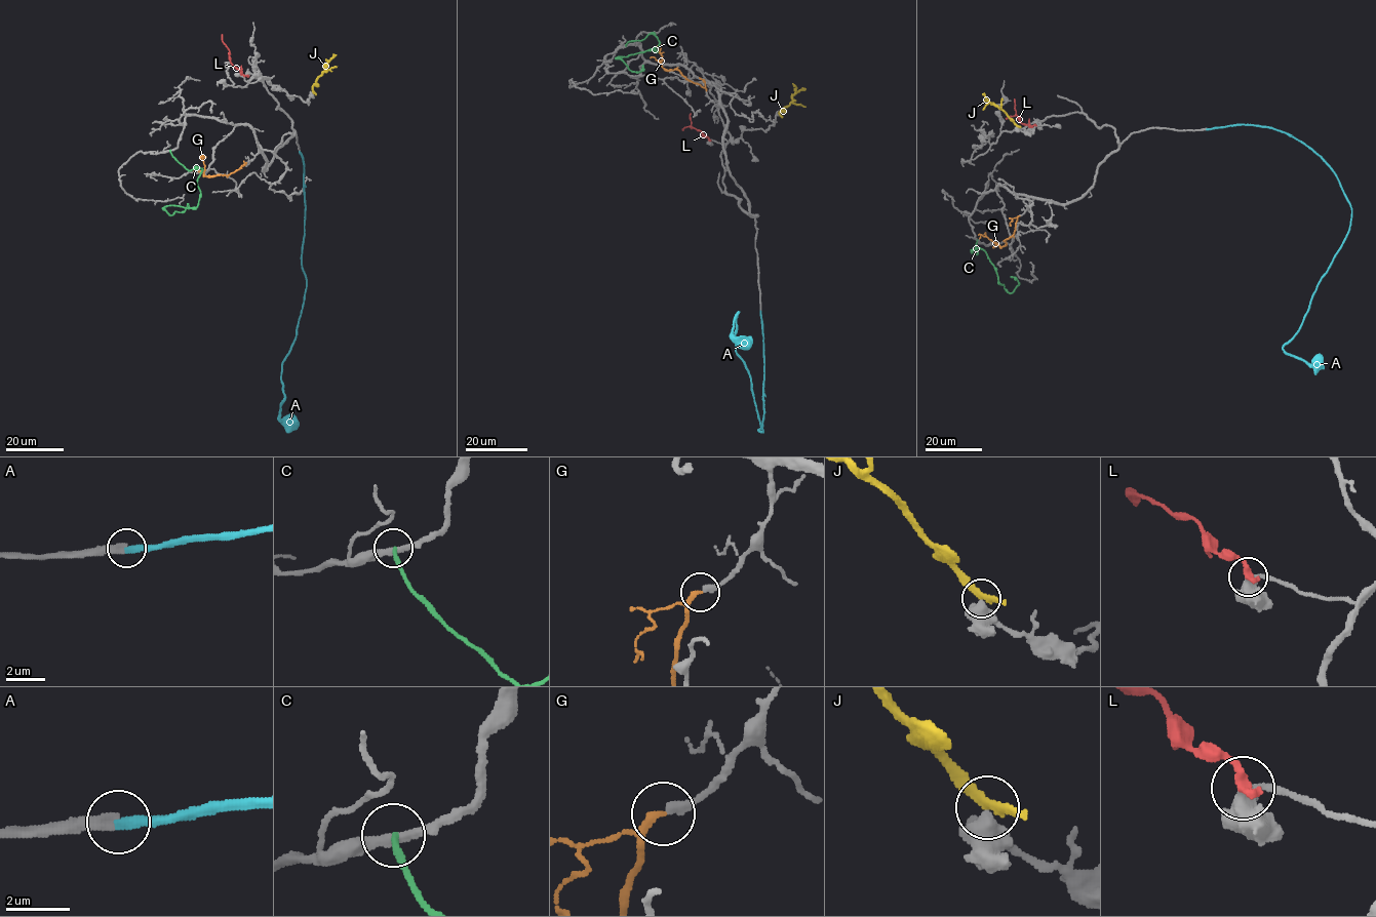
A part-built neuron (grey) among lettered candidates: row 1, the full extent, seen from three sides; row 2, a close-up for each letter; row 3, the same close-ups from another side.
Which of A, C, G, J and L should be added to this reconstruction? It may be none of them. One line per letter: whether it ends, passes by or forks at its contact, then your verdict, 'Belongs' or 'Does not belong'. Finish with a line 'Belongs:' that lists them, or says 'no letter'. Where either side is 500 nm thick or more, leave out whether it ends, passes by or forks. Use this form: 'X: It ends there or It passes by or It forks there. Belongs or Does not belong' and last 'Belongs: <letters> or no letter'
A: It ends there. Belongs
C: It ends there. Does not belong
G: It passes by. Belongs
J: Does not belong
L: It ends there. Does not belong
Belongs: A, G

